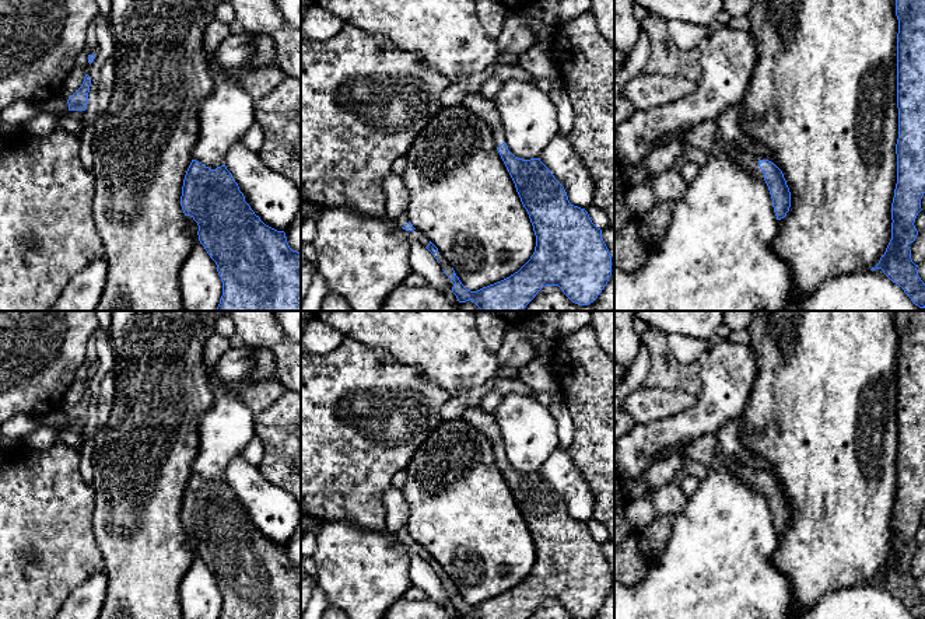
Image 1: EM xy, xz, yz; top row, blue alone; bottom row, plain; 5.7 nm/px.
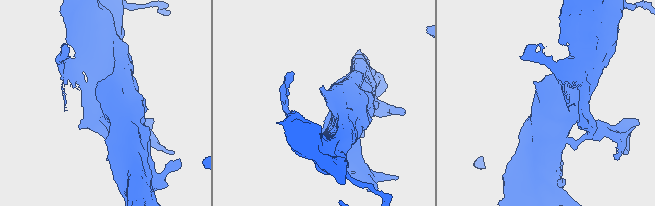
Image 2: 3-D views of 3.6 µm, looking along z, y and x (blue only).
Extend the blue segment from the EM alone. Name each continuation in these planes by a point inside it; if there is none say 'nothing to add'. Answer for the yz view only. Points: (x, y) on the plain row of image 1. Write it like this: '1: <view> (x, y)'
1: yz (746, 474)

